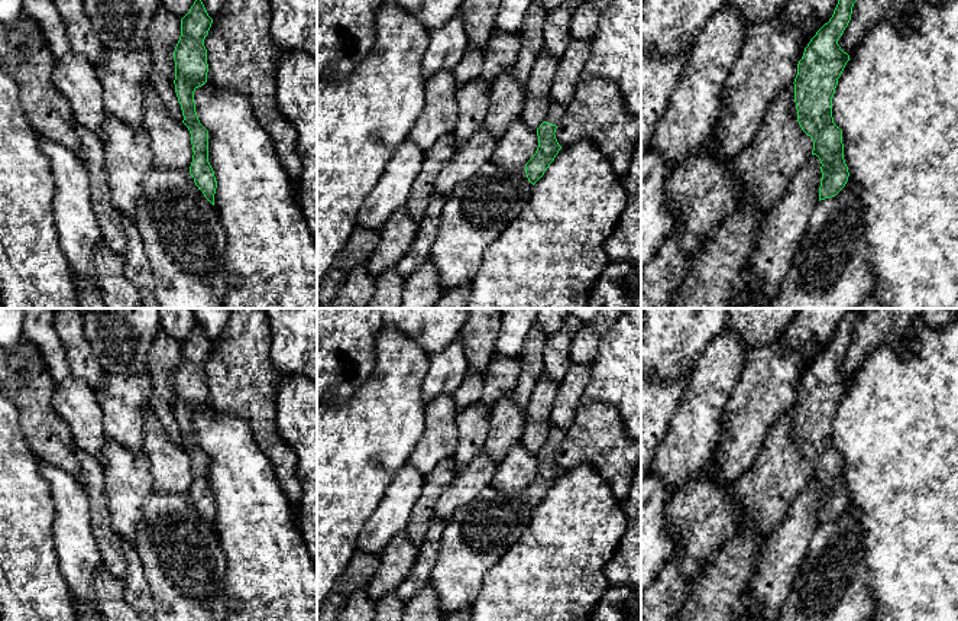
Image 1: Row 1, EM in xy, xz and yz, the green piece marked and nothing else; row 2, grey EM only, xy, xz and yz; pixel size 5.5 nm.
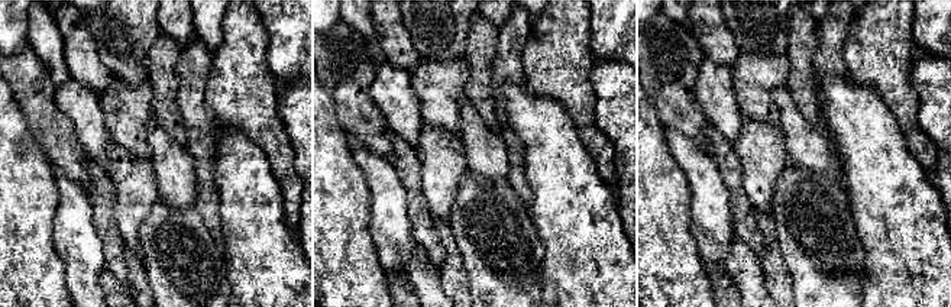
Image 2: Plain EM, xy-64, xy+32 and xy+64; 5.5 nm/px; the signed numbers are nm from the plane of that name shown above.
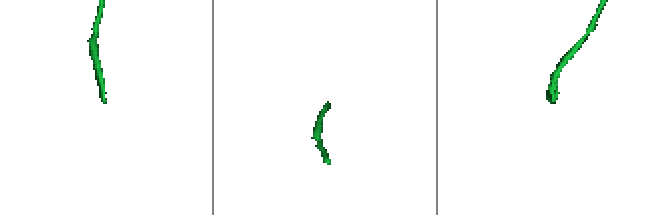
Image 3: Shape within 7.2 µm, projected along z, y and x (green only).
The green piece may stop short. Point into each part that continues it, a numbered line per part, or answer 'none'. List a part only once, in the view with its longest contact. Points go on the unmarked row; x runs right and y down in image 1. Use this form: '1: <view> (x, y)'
1: xz (556, 436)

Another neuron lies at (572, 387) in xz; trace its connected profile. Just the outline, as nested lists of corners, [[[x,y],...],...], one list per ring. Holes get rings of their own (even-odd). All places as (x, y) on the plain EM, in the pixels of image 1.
[[[570,363],[567,373],[559,382],[559,391],[550,414],[551,427],[566,430],[575,420],[576,407],[585,395],[592,369],[585,363]]]

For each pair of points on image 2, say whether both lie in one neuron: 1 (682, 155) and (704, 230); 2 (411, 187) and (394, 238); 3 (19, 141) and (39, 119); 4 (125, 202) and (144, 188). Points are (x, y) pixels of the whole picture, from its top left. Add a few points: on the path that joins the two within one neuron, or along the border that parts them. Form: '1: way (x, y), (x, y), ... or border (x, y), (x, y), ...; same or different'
1: way (701, 174), (704, 177), (704, 212); same
2: border (394, 167), (407, 194), (407, 215), (413, 230); different
3: border (15, 100), (31, 135), (49, 158); different
4: way (129, 202), (139, 191); same

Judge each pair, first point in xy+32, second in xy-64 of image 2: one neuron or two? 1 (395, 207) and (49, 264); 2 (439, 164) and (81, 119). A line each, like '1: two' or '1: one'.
1: two
2: two

